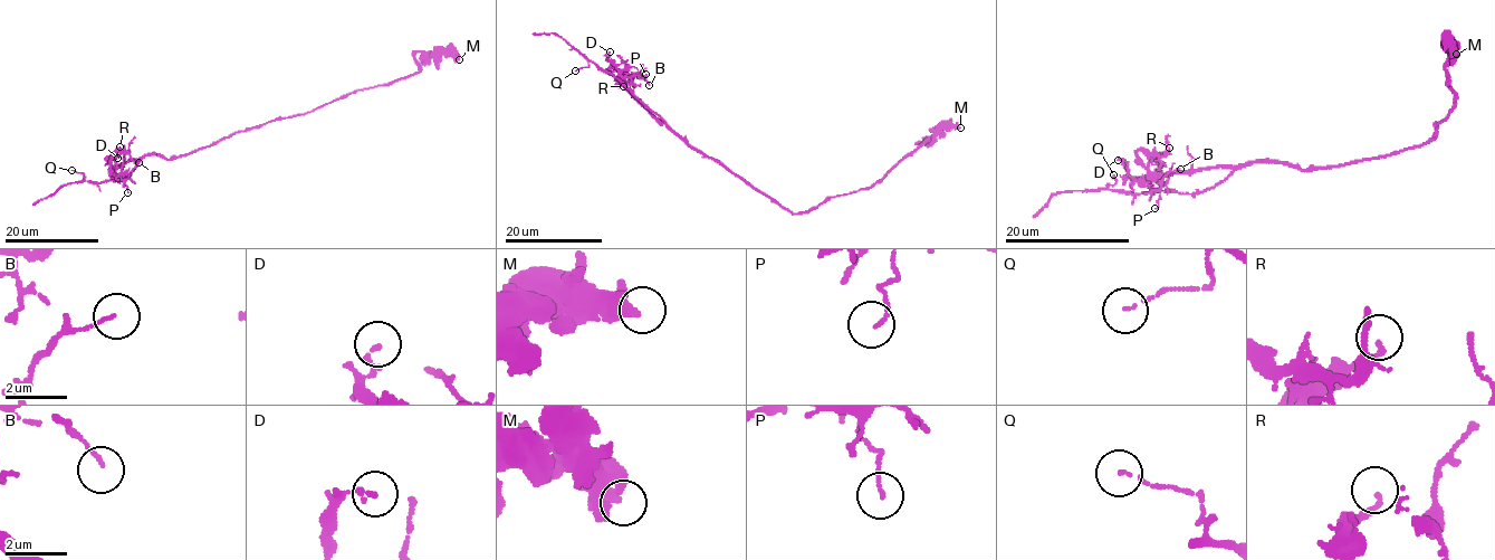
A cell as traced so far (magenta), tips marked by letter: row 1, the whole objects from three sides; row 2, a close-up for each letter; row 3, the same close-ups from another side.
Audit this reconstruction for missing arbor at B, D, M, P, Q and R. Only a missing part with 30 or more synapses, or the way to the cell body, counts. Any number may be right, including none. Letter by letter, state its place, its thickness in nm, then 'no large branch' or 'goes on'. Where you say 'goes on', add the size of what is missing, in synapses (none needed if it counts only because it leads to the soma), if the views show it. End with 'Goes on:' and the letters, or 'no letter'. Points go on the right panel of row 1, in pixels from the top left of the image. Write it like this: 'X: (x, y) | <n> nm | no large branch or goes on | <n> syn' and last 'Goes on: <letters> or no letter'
B: (1180, 169) | 90 nm | no large branch
D: (1118, 160) | 140 nm | no large branch
M: (1456, 54) | 400 nm | no large branch
P: (1155, 208) | 100 nm | no large branch
Q: (1113, 174) | 60 nm | no large branch
R: (1169, 148) | 150 nm | no large branch
Goes on: no letter

